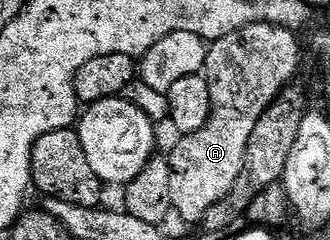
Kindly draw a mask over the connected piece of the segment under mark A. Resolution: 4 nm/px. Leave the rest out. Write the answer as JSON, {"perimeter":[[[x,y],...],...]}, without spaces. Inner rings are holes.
{"perimeter":[[[255,23],[210,43],[205,67],[211,97],[211,111],[207,123],[205,128],[197,132],[182,135],[178,139],[179,143],[172,148],[171,154],[169,153],[171,209],[176,215],[179,213],[185,221],[202,223],[205,212],[209,212],[209,208],[213,208],[217,200],[225,200],[233,184],[237,184],[237,176],[241,176],[245,160],[245,148],[249,144],[249,136],[253,136],[253,128],[257,128],[257,120],[261,120],[263,113],[279,99],[279,95],[294,83],[291,81],[299,70],[299,38],[300,35],[296,31],[286,30],[271,23]]]}

